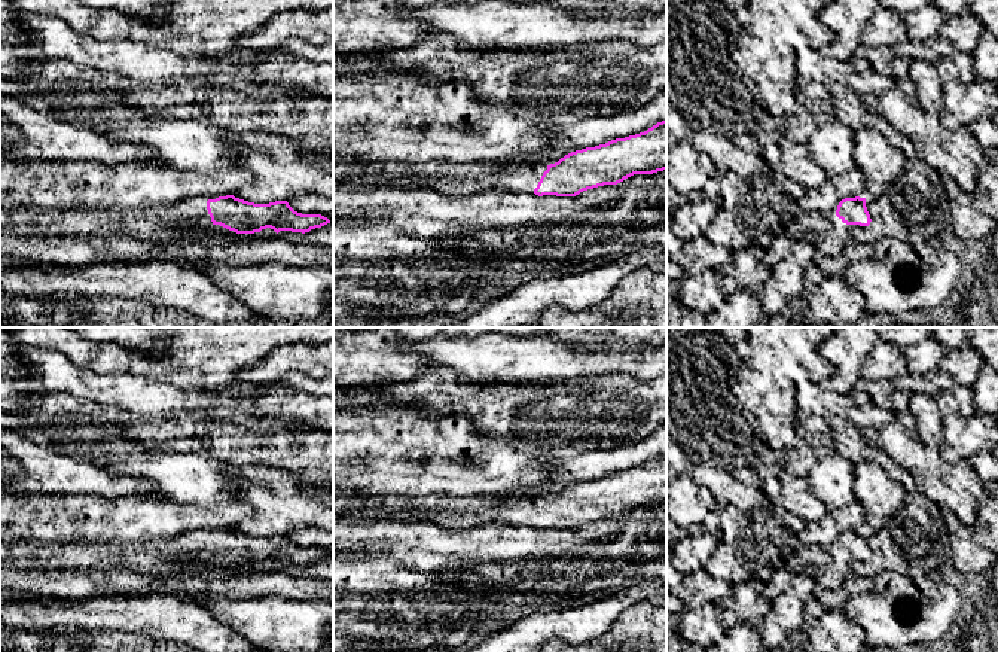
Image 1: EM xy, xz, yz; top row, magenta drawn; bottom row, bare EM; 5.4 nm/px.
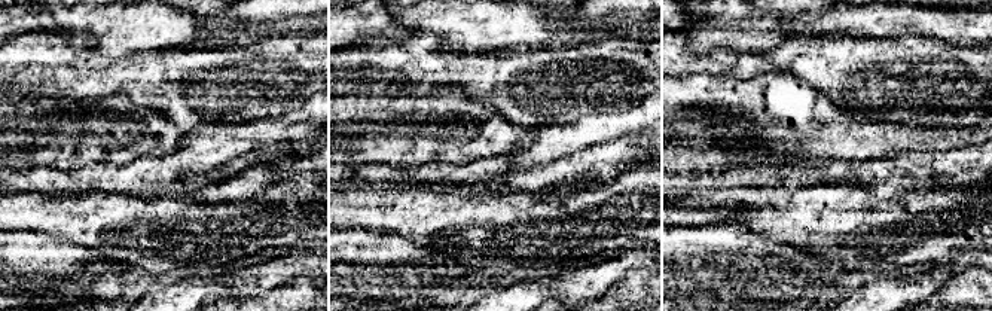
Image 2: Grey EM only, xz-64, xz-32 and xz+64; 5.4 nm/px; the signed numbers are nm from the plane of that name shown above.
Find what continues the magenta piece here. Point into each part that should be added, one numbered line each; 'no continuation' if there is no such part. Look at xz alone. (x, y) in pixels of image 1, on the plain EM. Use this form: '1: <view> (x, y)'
1: xz (524, 512)

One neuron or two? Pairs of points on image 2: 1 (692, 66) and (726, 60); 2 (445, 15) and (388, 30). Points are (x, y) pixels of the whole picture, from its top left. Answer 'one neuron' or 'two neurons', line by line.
1: one neuron
2: two neurons

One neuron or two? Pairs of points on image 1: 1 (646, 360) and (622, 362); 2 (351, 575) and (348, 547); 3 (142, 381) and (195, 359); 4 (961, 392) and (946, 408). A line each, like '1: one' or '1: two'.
1: one
2: two
3: one
4: one

